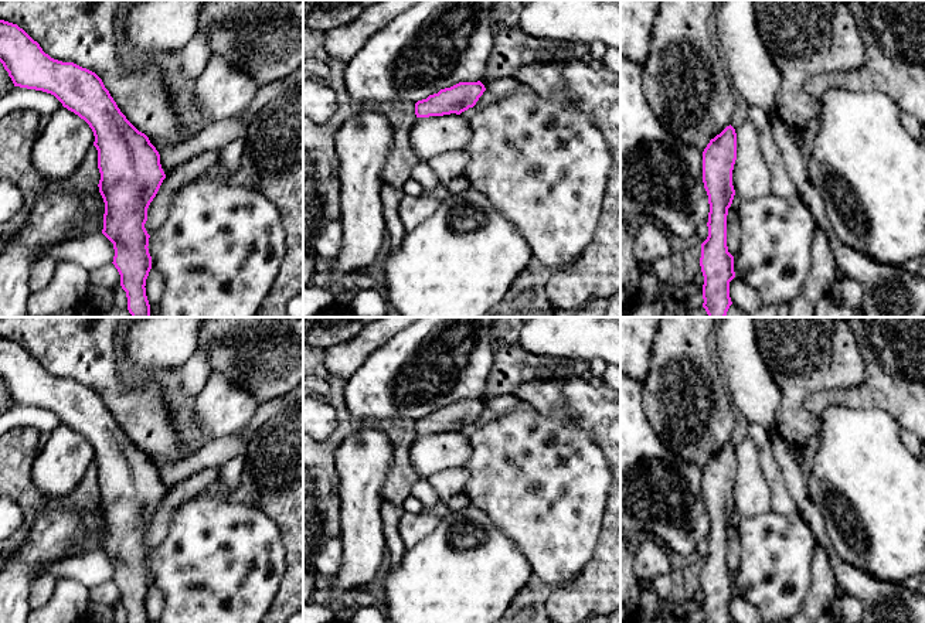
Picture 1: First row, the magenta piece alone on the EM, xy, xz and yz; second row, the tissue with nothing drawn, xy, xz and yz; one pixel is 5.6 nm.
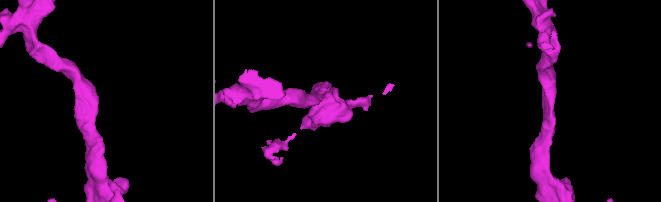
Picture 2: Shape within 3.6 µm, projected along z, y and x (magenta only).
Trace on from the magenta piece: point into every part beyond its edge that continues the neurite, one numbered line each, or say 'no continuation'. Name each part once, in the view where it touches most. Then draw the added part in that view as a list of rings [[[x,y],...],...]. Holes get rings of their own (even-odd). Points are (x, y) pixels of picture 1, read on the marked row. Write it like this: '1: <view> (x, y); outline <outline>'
no continuation

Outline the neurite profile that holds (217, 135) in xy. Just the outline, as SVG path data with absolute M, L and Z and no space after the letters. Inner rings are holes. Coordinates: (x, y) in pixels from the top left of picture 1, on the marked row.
M238 115L227 118L208 123L197 135L161 152L160 164L166 177L193 157L208 150L222 149L232 140L245 137L248 126L249 123L245 123Z

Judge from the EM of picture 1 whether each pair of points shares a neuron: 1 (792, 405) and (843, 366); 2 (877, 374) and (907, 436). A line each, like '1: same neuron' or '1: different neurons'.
1: same neuron
2: different neurons

